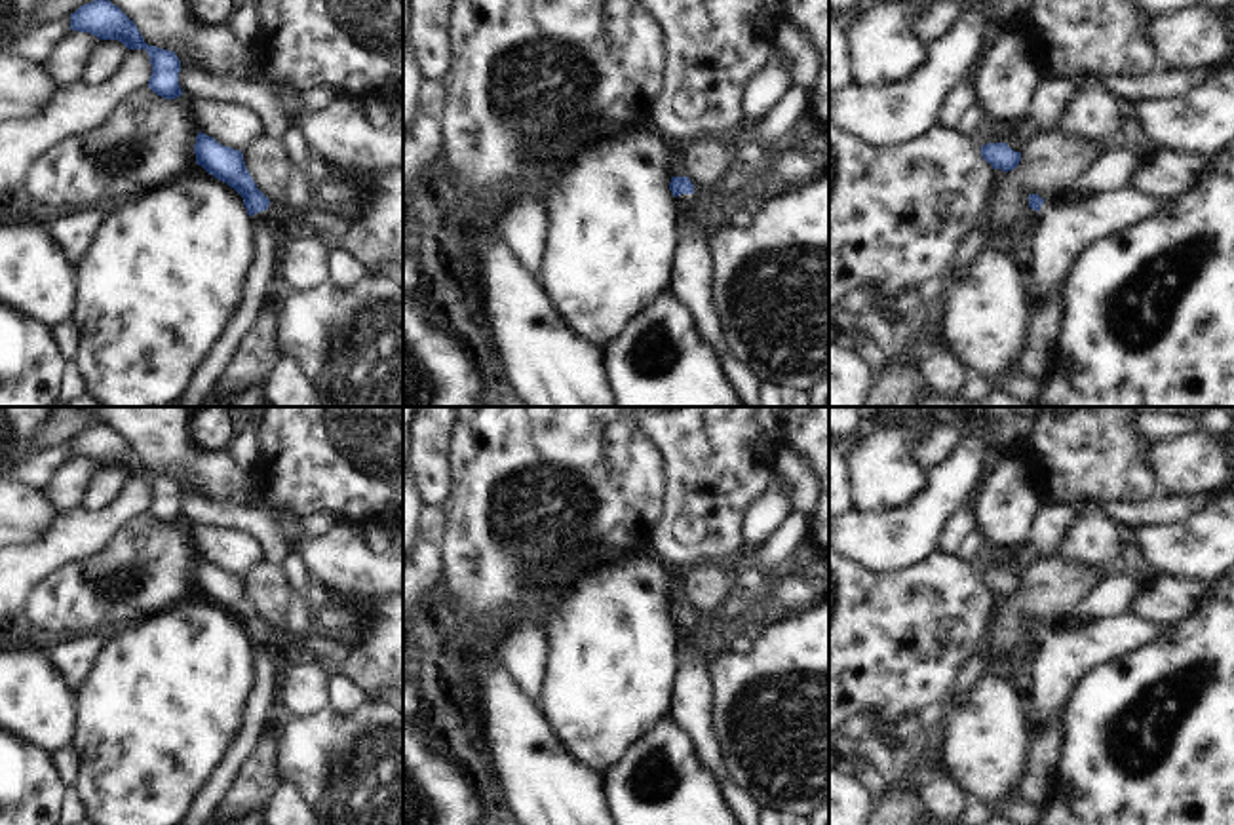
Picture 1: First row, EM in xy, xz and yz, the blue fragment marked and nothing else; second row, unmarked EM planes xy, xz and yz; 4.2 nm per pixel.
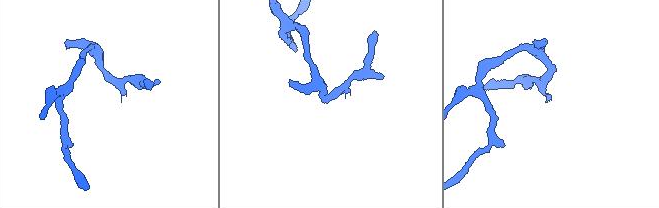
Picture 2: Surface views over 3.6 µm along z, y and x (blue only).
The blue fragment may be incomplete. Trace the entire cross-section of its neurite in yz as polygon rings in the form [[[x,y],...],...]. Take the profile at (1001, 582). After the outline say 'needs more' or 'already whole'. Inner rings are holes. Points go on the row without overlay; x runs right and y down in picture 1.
[[[989,568],[981,572],[981,582],[993,595],[1012,597],[1021,587],[1021,578],[1012,576],[1006,568]]] | already whole

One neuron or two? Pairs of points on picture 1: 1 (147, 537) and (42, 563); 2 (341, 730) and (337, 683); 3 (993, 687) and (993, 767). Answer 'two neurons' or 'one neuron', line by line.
1: two neurons
2: two neurons
3: one neuron

